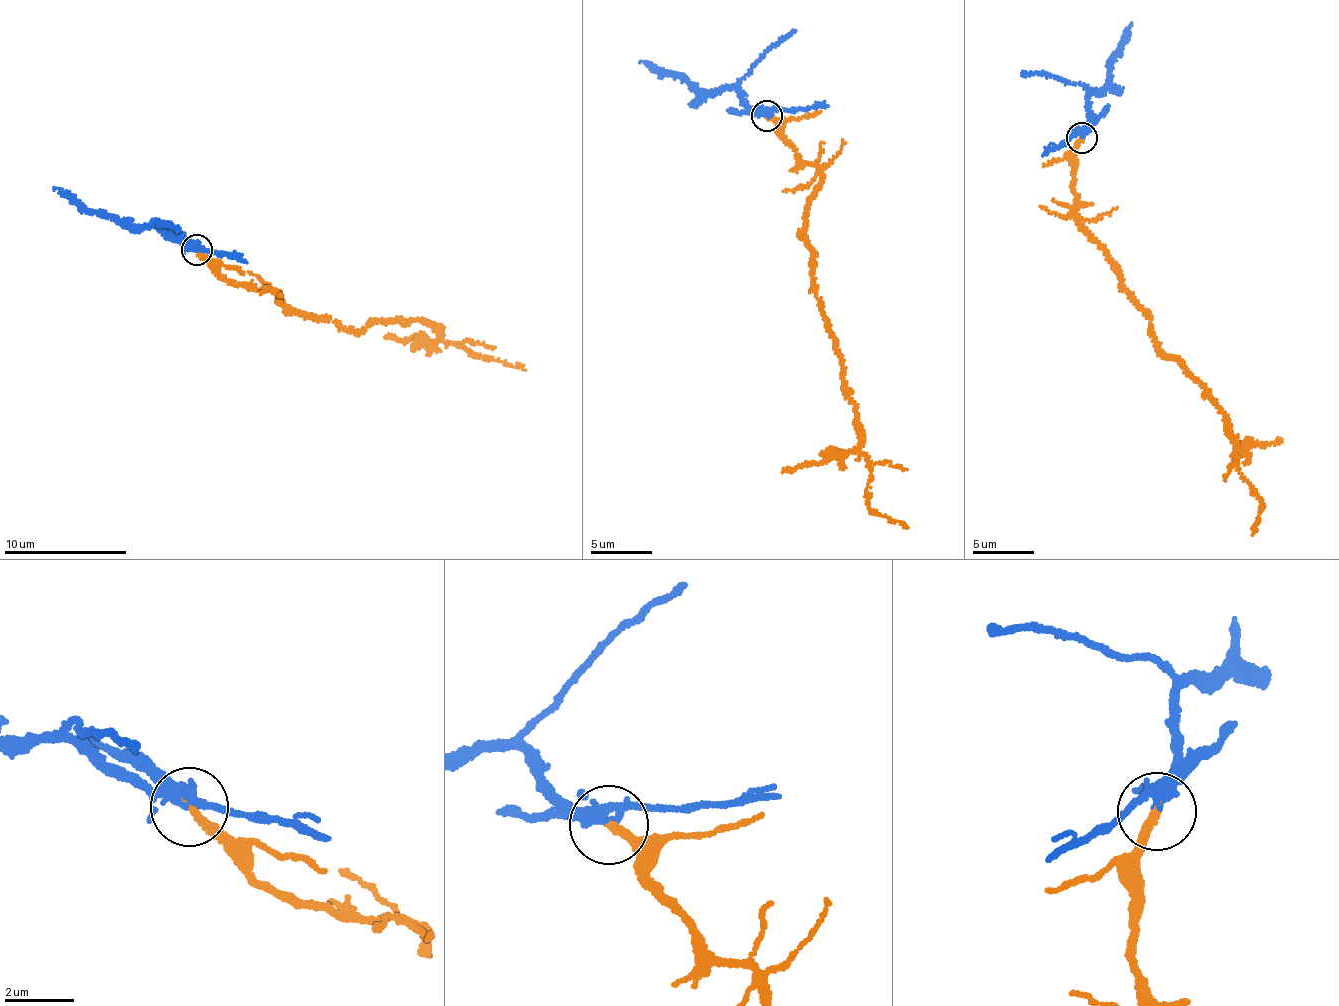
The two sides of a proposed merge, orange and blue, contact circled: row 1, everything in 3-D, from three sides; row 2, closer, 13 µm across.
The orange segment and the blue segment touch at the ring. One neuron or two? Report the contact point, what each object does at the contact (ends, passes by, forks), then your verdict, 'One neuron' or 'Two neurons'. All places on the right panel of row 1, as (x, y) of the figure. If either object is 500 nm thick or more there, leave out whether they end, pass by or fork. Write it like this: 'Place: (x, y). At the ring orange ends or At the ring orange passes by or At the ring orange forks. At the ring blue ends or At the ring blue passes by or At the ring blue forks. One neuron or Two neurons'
Place: (1081, 137). At the ring orange ends. At the ring blue forks. One neuron

